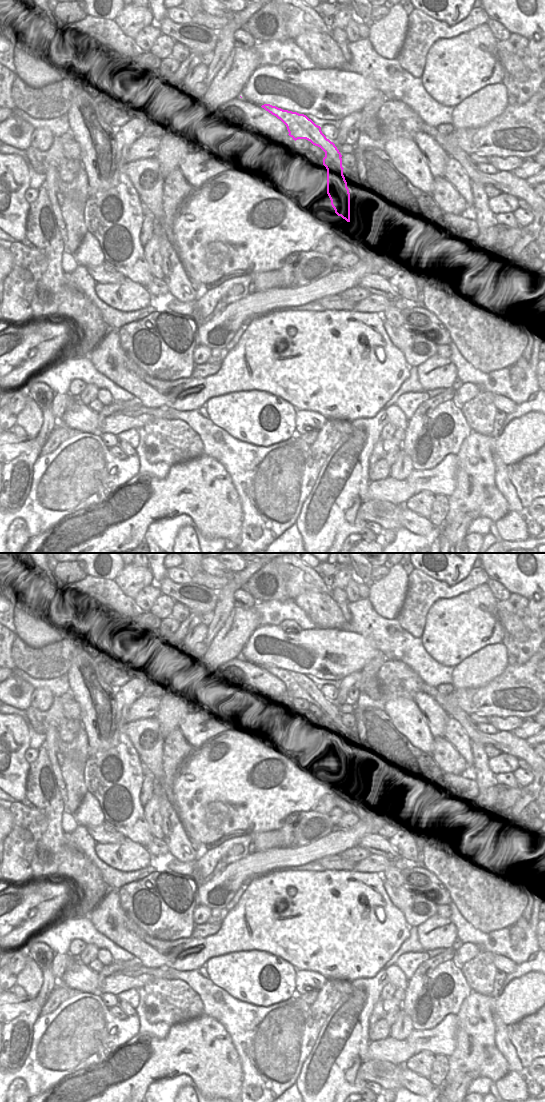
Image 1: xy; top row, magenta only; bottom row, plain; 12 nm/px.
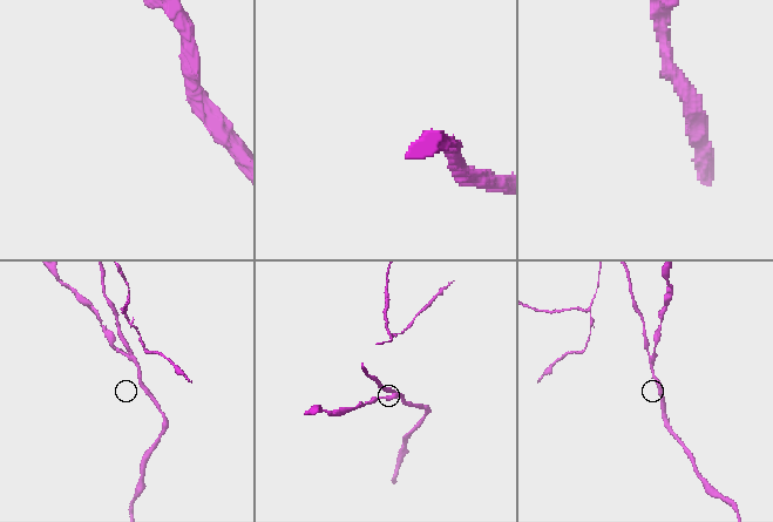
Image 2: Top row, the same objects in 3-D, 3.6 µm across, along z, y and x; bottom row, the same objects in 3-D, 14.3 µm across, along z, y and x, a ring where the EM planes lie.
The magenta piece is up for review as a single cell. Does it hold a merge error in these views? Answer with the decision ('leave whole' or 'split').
split

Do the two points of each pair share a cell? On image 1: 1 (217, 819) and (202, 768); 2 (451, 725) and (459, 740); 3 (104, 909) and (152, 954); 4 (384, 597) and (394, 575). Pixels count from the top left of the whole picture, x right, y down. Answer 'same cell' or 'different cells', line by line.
1: same cell
2: same cell
3: same cell
4: same cell

